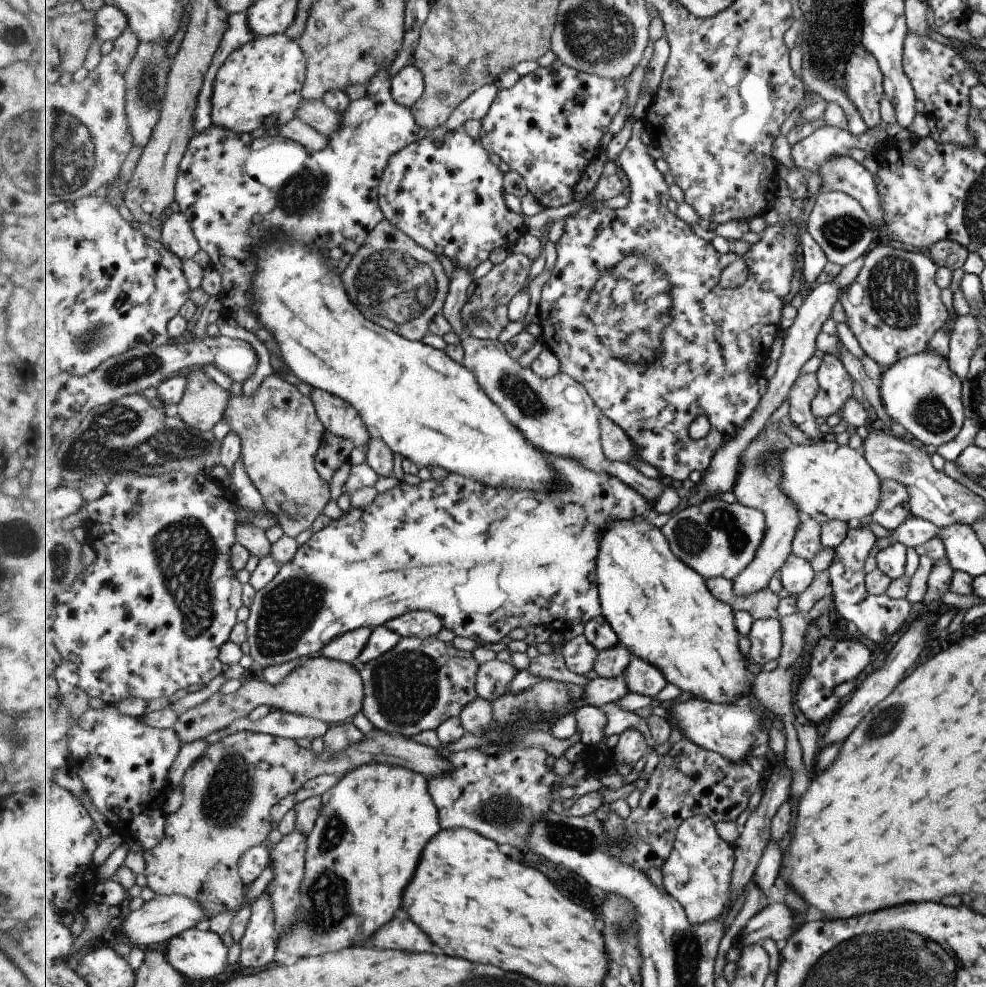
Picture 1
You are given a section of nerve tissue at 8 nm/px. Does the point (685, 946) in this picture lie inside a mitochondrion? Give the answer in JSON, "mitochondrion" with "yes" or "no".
{"mitochondrion":"yes"}

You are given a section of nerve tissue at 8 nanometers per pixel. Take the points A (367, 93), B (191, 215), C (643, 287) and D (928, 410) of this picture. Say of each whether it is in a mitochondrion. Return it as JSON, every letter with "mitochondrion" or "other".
{"A":"other","B":"other","C":"mitochondrion","D":"mitochondrion"}

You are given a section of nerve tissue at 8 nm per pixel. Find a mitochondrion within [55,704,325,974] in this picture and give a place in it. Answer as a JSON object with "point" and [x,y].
{"point":[231,789]}

